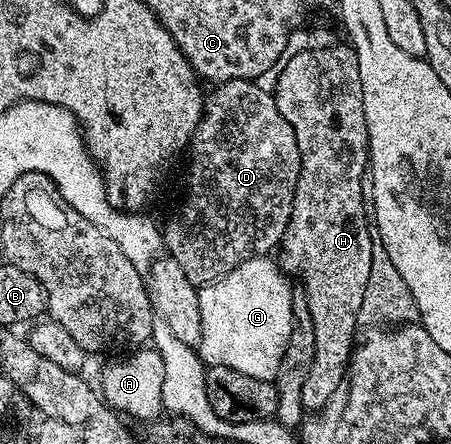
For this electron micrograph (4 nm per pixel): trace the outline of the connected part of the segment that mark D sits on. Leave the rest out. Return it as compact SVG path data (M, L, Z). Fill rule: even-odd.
M230 80L219 83L213 90L216 91L205 97L204 110L200 113L200 122L196 126L191 143L186 150L186 155L188 154L188 179L184 182L184 199L181 200L176 214L170 215L168 223L163 223L162 226L167 253L178 260L182 272L186 272L186 280L190 280L190 284L194 284L197 288L217 282L219 278L229 274L232 269L244 261L267 255L270 252L267 250L275 251L279 247L292 215L294 192L300 175L300 153L298 152L298 140L294 140L294 128L290 128L290 124L286 124L286 116L282 116L282 112L278 112L275 97L261 90L259 81Z

